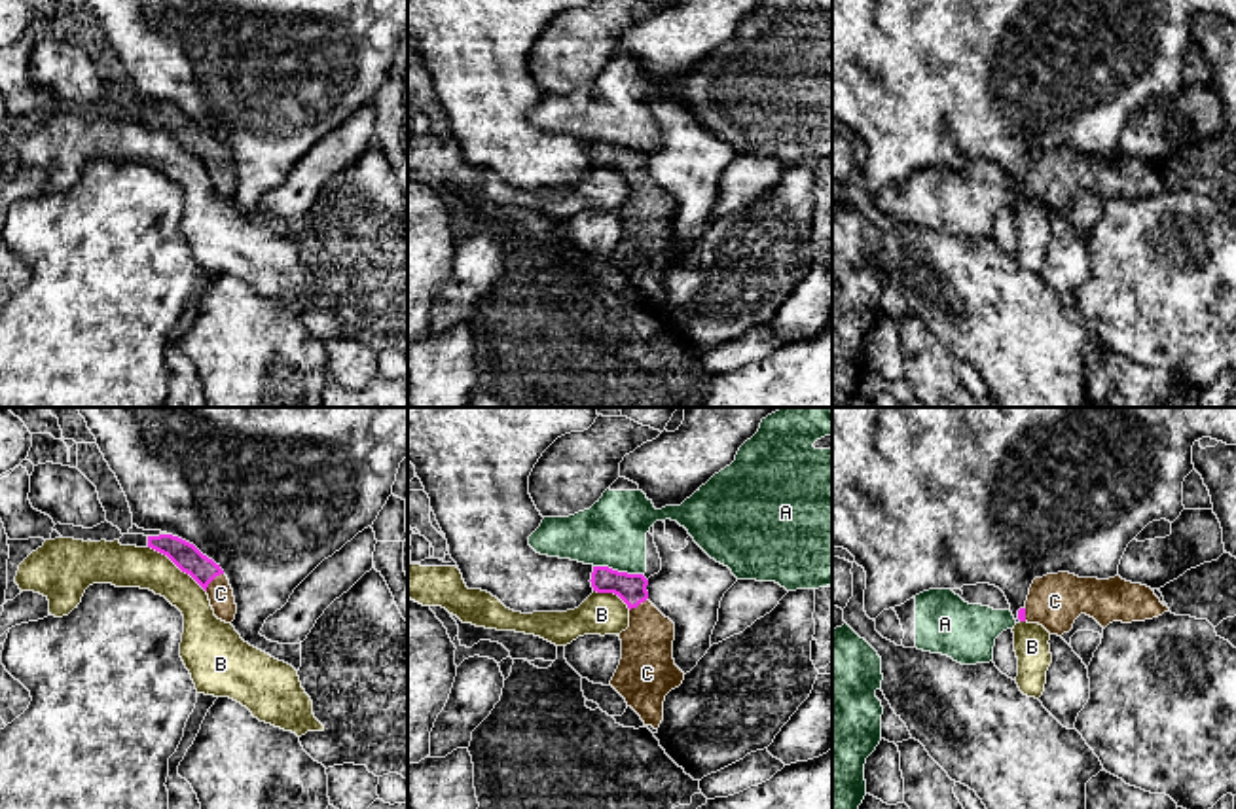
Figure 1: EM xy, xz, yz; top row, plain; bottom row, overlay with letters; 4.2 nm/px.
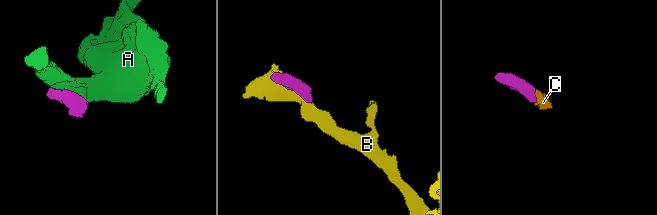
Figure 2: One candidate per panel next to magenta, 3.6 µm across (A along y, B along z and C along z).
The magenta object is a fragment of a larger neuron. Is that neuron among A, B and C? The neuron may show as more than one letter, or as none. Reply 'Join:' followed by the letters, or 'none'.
Join: C

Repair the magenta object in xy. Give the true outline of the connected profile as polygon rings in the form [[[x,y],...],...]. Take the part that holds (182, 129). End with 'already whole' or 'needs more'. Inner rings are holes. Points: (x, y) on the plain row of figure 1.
[[[173,110],[148,112],[148,123],[167,131],[207,167],[218,195],[226,199],[235,195],[237,180],[233,165],[220,140],[203,131],[193,119]]] | needs more

